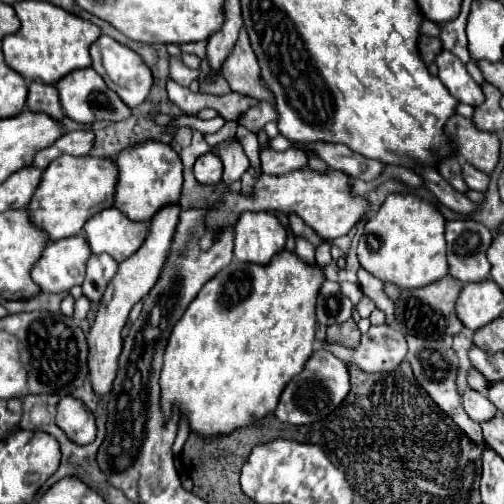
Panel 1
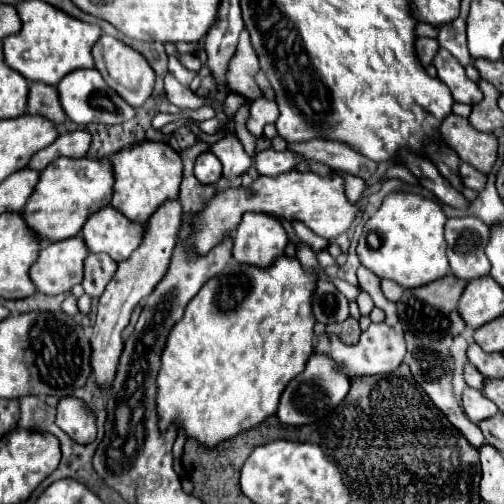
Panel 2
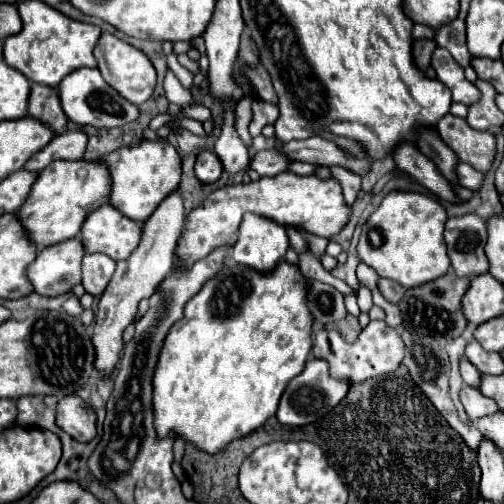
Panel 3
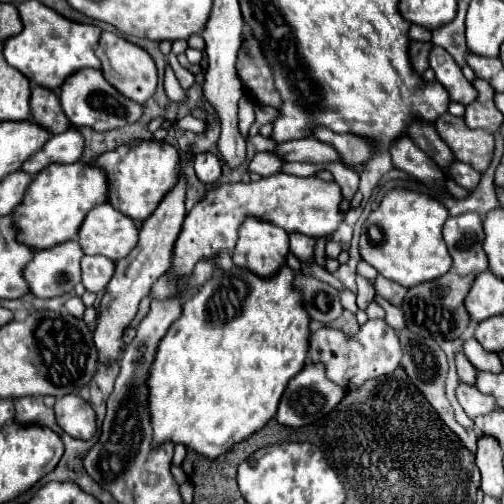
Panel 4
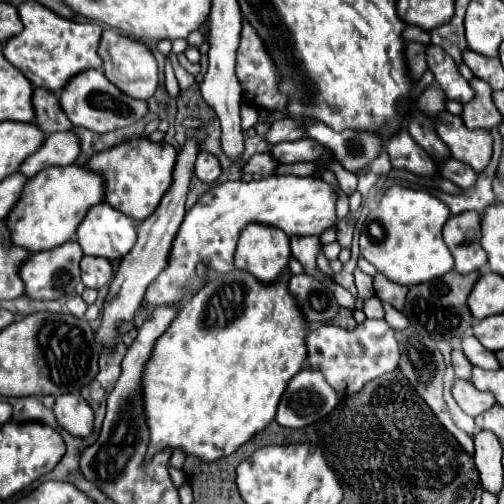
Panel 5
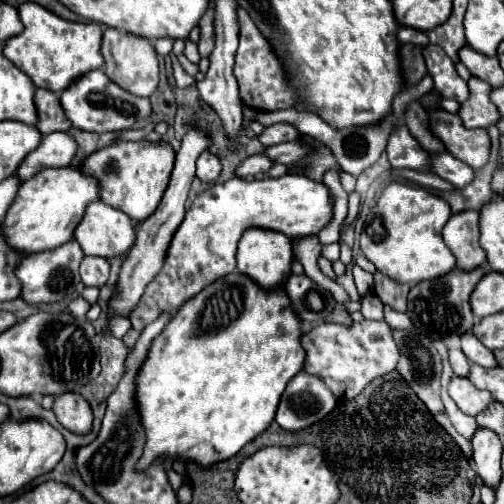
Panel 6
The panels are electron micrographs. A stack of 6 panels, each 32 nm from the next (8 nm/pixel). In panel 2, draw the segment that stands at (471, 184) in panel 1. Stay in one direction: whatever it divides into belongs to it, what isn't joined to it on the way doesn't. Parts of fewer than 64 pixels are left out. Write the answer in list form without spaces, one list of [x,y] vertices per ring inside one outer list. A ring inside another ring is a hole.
[[[466,162],[460,164],[460,178],[462,178],[462,184],[464,184],[466,188],[472,188],[472,190],[476,190],[476,192],[480,192],[480,190],[484,188],[484,184],[486,184],[486,174],[478,172],[476,168],[472,168],[472,166],[466,164]]]

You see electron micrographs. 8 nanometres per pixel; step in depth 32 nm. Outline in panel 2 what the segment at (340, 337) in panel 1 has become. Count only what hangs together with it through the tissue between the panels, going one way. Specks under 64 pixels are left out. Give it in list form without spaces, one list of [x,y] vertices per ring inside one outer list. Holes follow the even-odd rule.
[[[348,316],[348,320],[344,320],[340,324],[328,324],[326,326],[326,332],[340,336],[342,342],[346,342],[346,344],[354,344],[360,338],[360,332],[362,330],[358,326],[358,320],[352,318],[352,316]]]

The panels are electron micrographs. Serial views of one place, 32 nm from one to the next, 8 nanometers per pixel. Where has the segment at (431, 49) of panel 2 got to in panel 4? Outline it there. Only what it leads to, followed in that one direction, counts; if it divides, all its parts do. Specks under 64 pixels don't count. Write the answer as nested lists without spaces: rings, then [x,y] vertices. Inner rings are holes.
[[[410,42],[410,48],[408,48],[408,54],[410,54],[410,64],[414,68],[416,74],[424,74],[424,70],[428,68],[426,64],[426,56],[430,52],[432,44],[424,44],[424,42]]]

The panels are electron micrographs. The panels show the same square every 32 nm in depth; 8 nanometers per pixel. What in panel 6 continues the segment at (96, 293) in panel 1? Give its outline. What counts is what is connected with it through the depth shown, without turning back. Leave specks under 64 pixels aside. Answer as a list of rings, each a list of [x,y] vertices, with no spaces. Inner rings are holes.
[[[84,256],[80,264],[80,276],[84,286],[94,286],[102,288],[108,280],[110,274],[110,264],[104,258],[94,258],[94,256]]]

